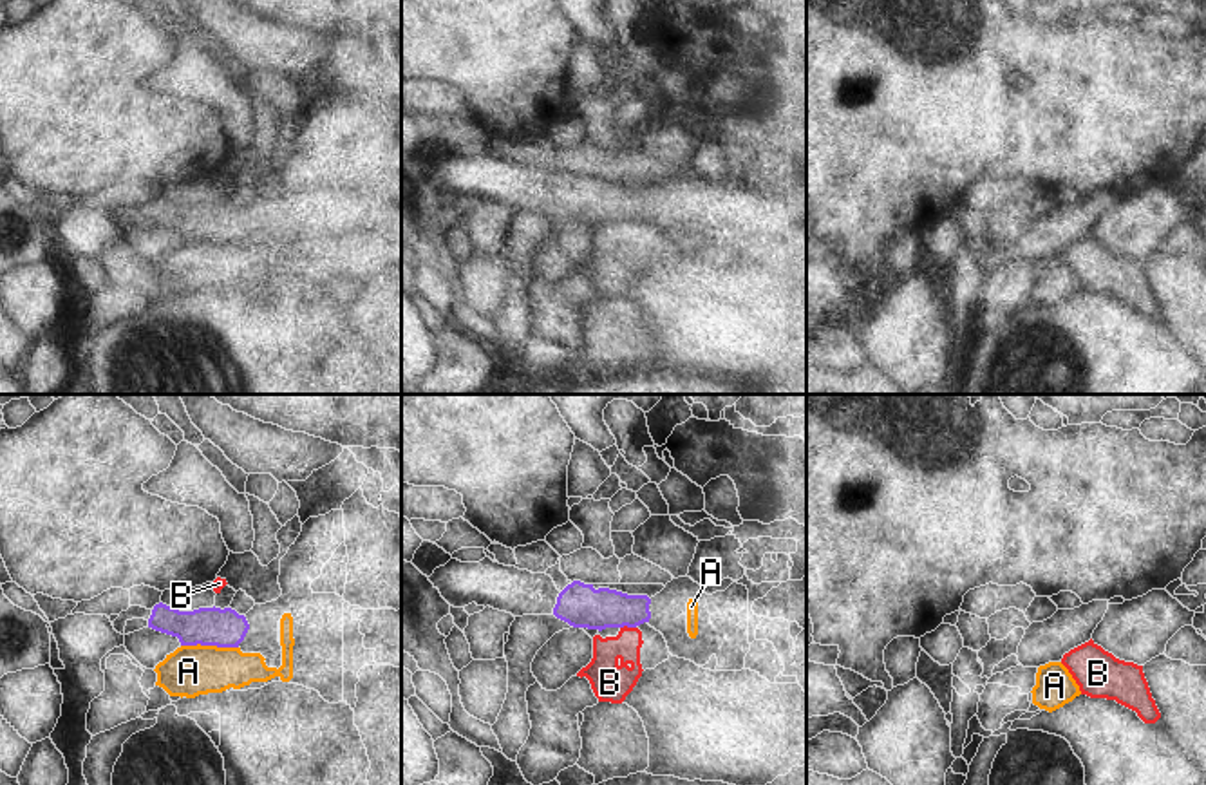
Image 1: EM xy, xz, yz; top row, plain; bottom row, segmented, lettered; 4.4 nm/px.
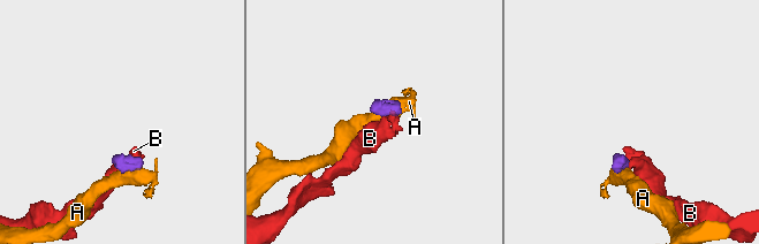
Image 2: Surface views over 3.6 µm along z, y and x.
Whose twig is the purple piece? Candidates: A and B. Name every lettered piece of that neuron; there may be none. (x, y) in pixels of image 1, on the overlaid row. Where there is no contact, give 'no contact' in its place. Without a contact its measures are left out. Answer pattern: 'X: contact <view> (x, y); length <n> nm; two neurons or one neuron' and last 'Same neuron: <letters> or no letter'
A: contact xy (210, 644); length 260 nm; two neurons
B: contact xz (628, 626); length 70 nm; two neurons
Same neuron: no letter

